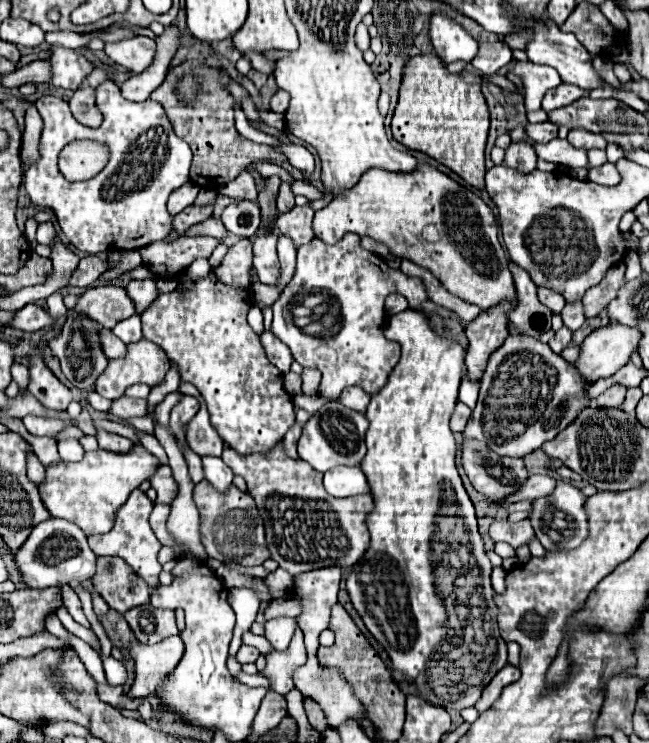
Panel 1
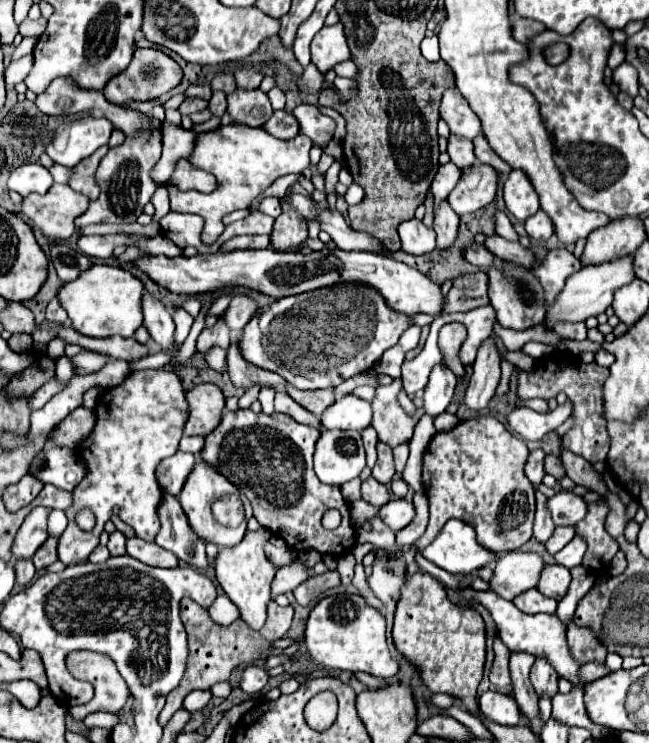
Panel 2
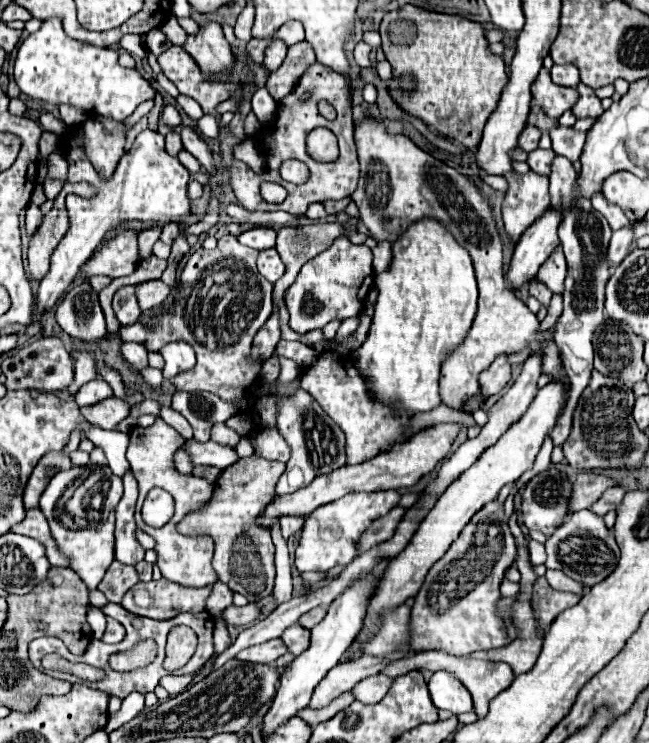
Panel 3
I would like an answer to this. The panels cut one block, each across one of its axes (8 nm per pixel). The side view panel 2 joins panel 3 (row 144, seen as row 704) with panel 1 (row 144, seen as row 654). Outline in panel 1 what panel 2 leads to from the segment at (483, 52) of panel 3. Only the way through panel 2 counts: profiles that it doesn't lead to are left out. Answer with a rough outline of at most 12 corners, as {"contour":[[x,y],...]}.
{"contour":[[404,62],[392,134],[484,188],[482,78]]}

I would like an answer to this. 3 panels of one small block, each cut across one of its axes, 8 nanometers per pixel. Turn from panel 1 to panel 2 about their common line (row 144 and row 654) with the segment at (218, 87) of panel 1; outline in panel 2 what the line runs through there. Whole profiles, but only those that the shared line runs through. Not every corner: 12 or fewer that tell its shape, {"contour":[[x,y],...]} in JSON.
{"contour":[[184,598],[188,668],[166,696],[166,726],[192,690],[230,680],[240,664],[266,660],[292,606],[268,604],[262,630],[216,624]]}

